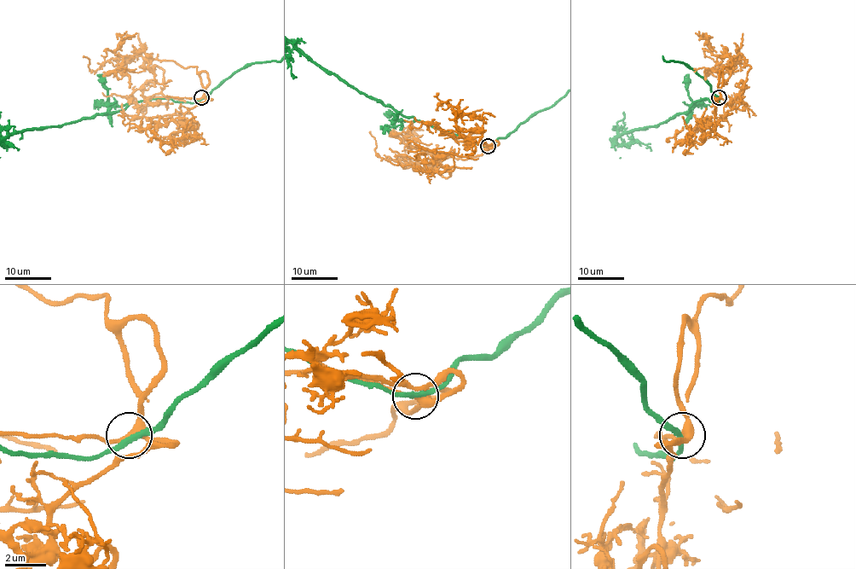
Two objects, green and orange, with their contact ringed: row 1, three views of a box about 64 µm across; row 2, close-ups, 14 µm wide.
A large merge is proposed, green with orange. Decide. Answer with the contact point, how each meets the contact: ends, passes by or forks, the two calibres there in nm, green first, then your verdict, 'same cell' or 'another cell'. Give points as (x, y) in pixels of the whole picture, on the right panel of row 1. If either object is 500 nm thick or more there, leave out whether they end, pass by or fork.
place (719, 97); green passes by; orange forks; calibres 280 and 280 nm; another cell

